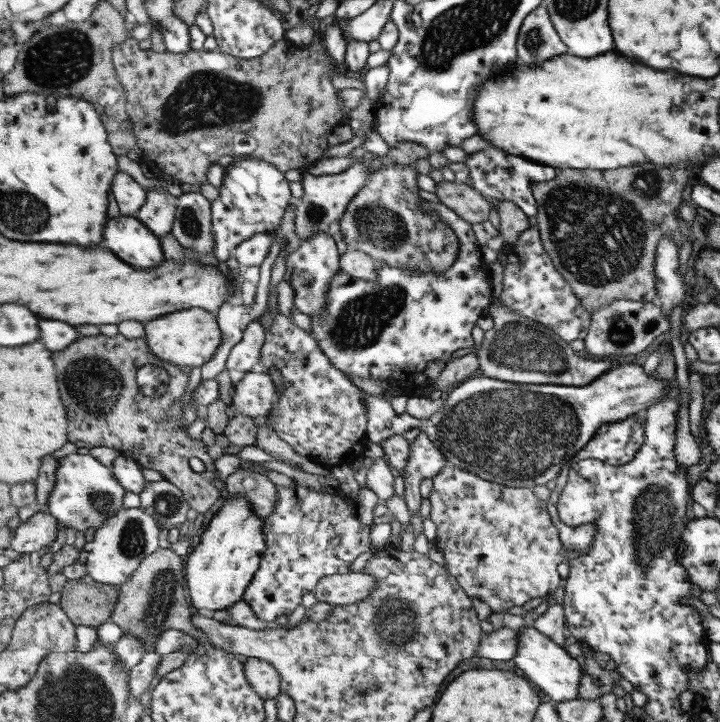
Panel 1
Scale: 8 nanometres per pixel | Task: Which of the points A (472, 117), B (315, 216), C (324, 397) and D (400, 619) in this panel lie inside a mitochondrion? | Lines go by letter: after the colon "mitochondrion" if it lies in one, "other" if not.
A: other
B: mitochondrion
C: other
D: mitochondrion

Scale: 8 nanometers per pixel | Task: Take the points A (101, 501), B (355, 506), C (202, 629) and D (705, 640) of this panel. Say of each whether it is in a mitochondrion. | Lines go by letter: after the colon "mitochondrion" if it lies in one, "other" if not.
A: mitochondrion
B: other
C: other
D: other

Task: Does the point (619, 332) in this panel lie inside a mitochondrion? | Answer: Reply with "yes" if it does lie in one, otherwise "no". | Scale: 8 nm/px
yes

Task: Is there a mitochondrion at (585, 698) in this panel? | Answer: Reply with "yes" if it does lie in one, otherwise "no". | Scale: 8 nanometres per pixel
no

